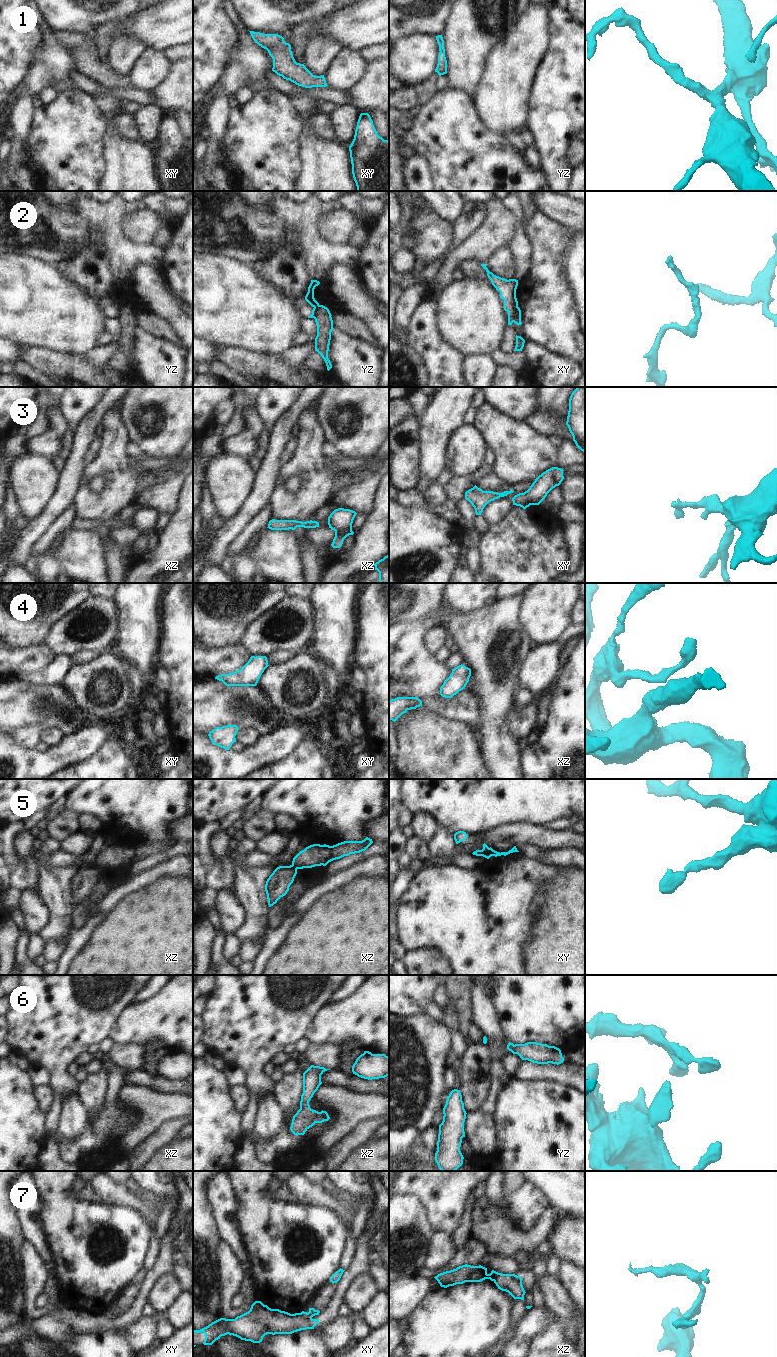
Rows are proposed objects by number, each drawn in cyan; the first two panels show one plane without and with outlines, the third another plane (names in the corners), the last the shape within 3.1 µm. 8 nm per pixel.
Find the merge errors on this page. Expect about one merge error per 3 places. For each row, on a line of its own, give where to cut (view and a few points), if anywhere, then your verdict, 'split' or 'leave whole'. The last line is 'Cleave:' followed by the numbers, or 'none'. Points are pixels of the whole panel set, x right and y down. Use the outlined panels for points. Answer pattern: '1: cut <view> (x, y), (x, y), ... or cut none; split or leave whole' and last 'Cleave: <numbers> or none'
1: cut none; leave whole
2: cut xy (517, 305), (513, 321); split
3: cut none; leave whole
4: cut none; leave whole
5: cut xy (492, 849), (490, 855); split
6: cut none; leave whole
7: cut xy (299, 1313), (302, 1317), (311, 1318); split
Cleave: 2, 5, 7

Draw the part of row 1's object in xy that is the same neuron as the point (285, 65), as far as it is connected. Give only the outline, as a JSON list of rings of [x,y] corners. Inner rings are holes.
[[[248,30],[249,31],[249,30]],[[249,31],[253,40],[266,49],[273,59],[272,71],[305,88],[328,86],[324,75],[313,75],[304,64],[297,63],[291,51],[291,45],[278,34],[262,34]]]

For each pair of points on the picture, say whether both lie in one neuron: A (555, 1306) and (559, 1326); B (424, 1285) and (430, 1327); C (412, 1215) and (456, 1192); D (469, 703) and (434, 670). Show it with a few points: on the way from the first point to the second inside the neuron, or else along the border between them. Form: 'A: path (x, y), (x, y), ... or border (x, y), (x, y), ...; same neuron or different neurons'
A: border (558, 1319), (565, 1324); different neurons
B: border (429, 1292), (410, 1313); different neurons
C: border (406, 1193), (420, 1200), (435, 1229); different neurons
D: path (454, 703), (443, 703), (434, 694), (434, 685); same neuron

